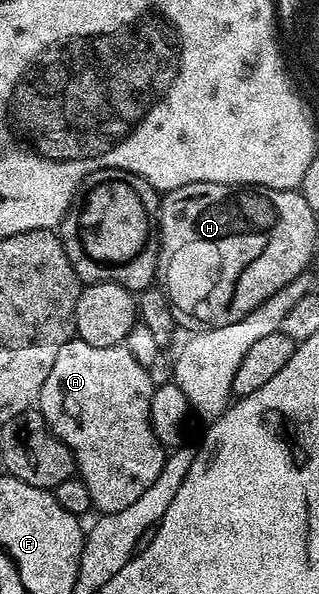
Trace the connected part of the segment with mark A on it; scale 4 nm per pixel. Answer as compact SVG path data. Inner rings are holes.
M73 337L62 345L50 369L50 377L46 377L46 385L42 385L38 410L51 431L72 451L78 477L86 489L90 489L92 506L97 512L109 515L118 513L118 509L126 509L126 505L138 501L138 497L154 485L158 473L162 473L166 448L158 441L150 421L150 397L154 390L152 374L149 368L134 361L134 353L130 353L126 346L90 345Z

